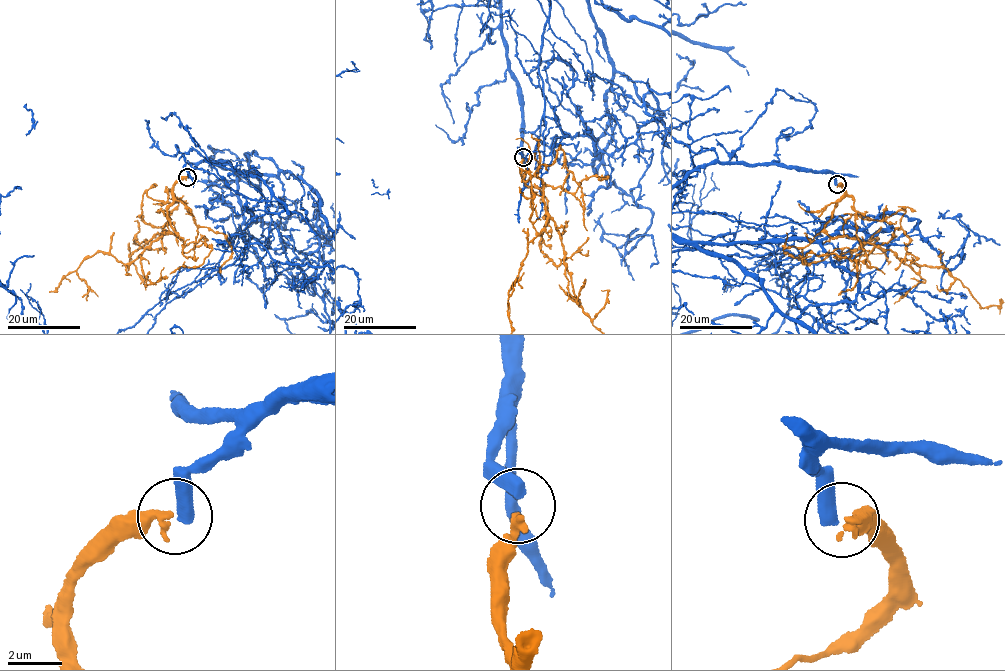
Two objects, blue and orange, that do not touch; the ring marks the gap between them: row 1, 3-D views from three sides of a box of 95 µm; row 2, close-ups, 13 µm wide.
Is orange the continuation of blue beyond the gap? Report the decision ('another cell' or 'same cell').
same cell

